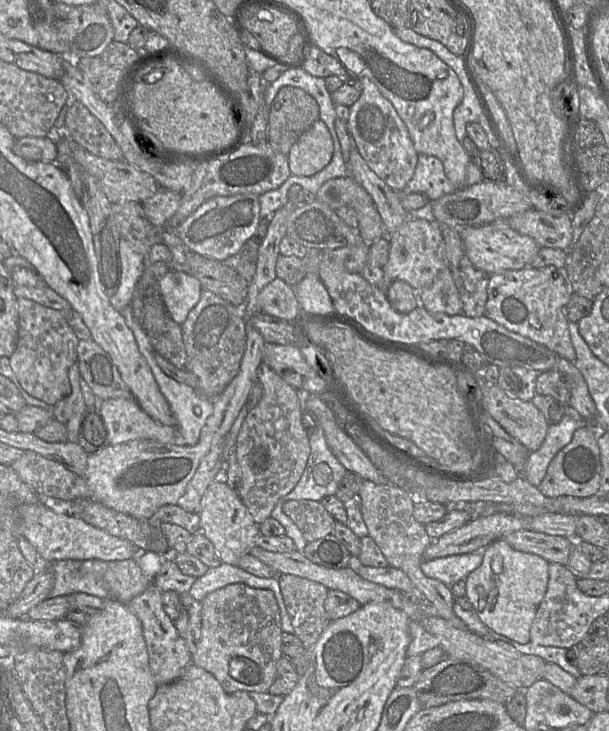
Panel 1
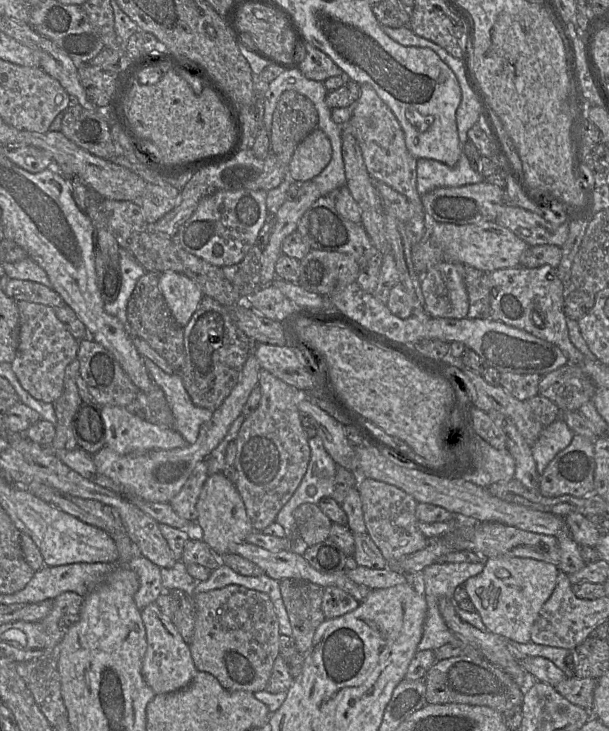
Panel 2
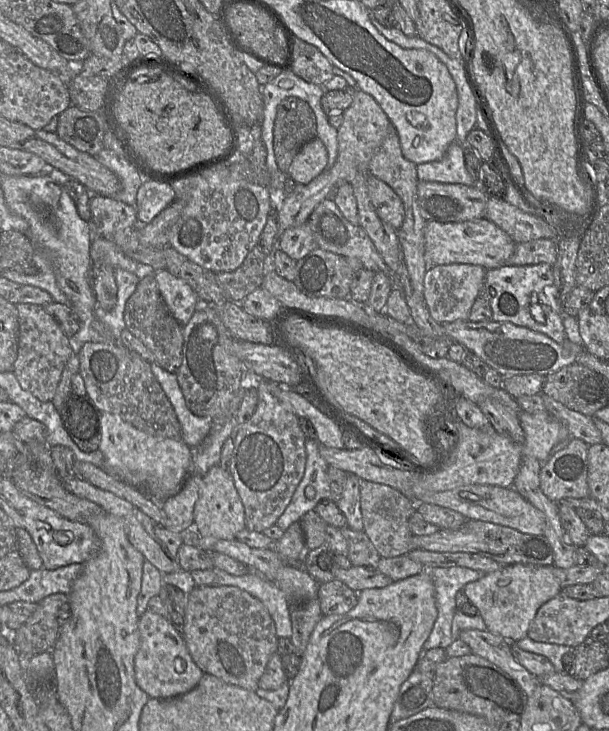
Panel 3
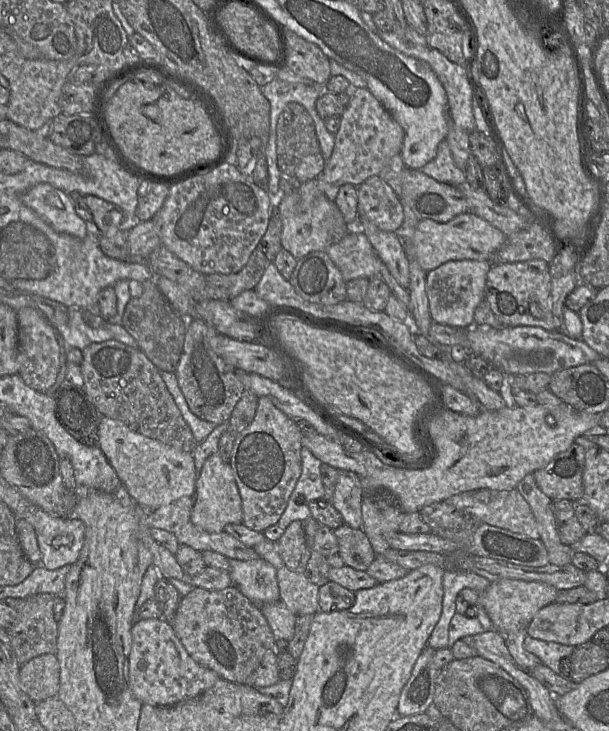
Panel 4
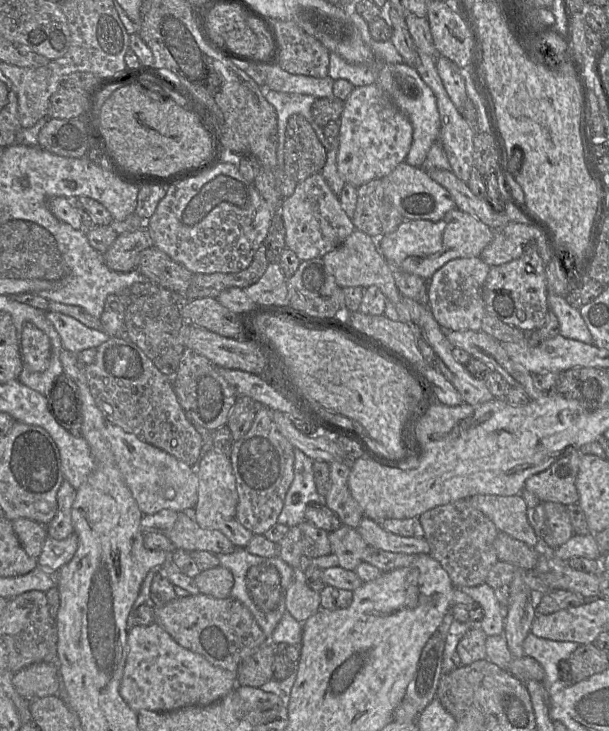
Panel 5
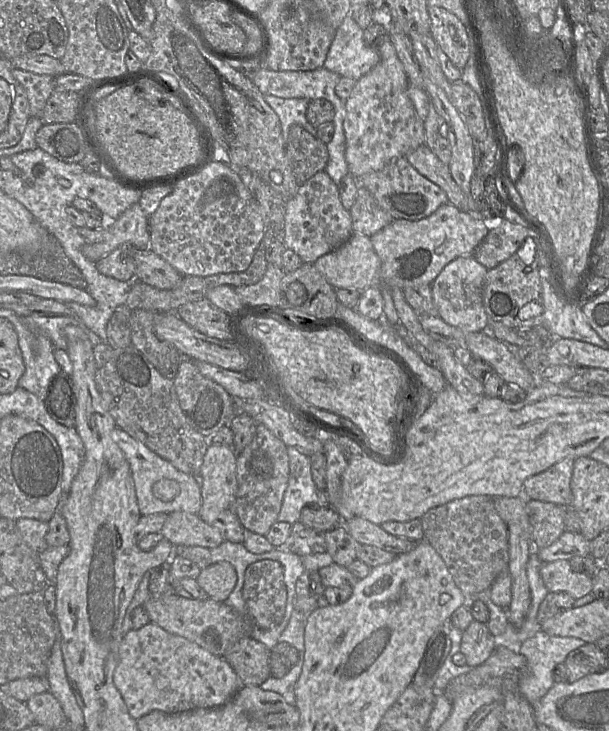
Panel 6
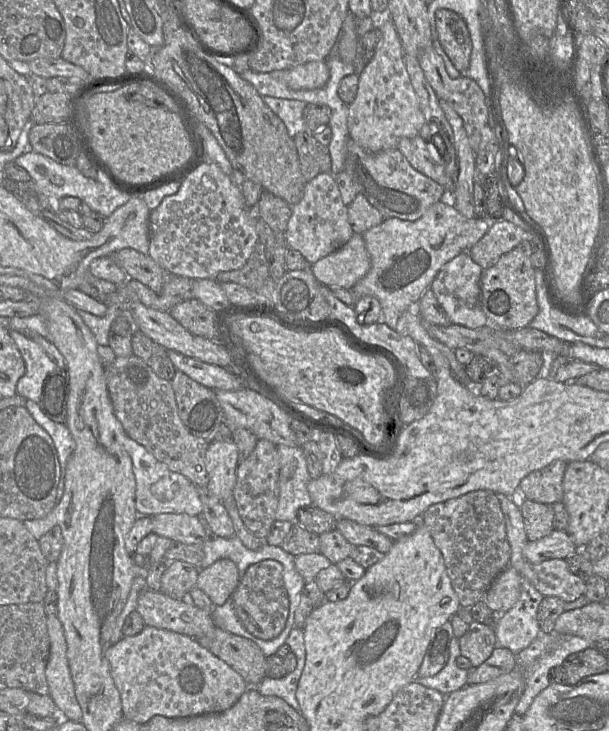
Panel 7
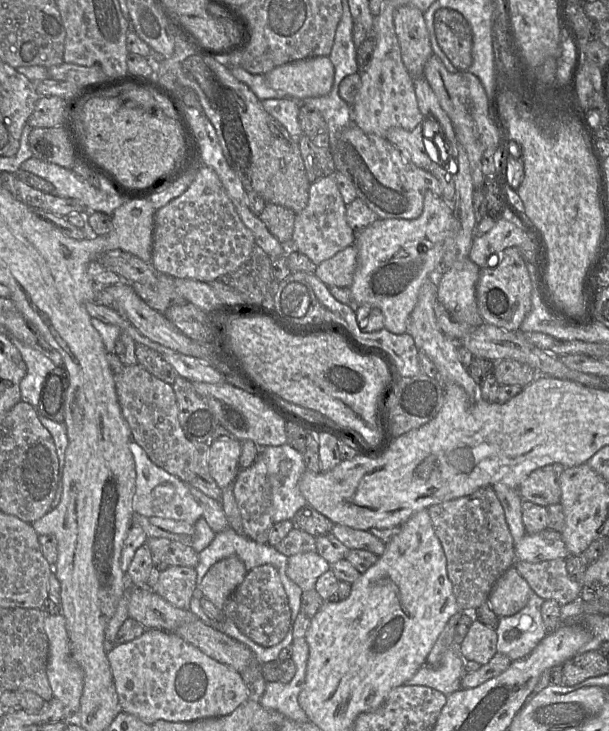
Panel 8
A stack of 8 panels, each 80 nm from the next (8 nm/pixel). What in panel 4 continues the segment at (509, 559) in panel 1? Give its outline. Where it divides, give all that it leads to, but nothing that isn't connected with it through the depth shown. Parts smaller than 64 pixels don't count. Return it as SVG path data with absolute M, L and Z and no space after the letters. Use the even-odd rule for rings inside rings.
M501 579L491 582L482 593L464 588L458 595L469 605L482 606L491 619L492 630L505 635L517 632L520 629L527 629L529 623L541 608L555 602L557 593L556 588L542 582Z

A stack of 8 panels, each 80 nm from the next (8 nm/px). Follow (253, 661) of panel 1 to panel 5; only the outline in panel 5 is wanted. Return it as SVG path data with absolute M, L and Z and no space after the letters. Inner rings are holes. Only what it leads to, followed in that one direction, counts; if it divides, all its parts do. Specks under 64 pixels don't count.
M201 593L176 597L162 606L154 606L154 616L155 622L179 645L232 672L237 672L240 662L267 641L250 610L232 597L217 599Z

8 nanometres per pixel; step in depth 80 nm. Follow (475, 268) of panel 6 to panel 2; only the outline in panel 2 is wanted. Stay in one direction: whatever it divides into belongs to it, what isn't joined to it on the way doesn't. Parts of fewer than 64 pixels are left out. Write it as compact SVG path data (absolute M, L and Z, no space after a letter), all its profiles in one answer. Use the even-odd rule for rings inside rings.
M443 261L422 277L421 289L427 309L435 318L466 318L469 299L457 264Z

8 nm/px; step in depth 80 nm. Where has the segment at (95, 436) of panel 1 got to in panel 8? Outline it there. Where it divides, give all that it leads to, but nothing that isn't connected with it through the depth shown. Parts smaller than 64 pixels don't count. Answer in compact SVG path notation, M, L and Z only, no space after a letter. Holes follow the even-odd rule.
M56 366L45 378L37 411L52 421L64 422L69 375L64 366Z

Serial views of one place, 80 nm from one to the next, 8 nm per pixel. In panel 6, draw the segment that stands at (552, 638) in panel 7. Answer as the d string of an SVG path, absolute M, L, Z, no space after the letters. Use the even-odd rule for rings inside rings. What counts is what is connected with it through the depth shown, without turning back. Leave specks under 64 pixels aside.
M538 631L516 650L527 659L527 668L518 679L521 694L533 706L554 685L553 671L567 655L586 642L575 637L560 637Z

